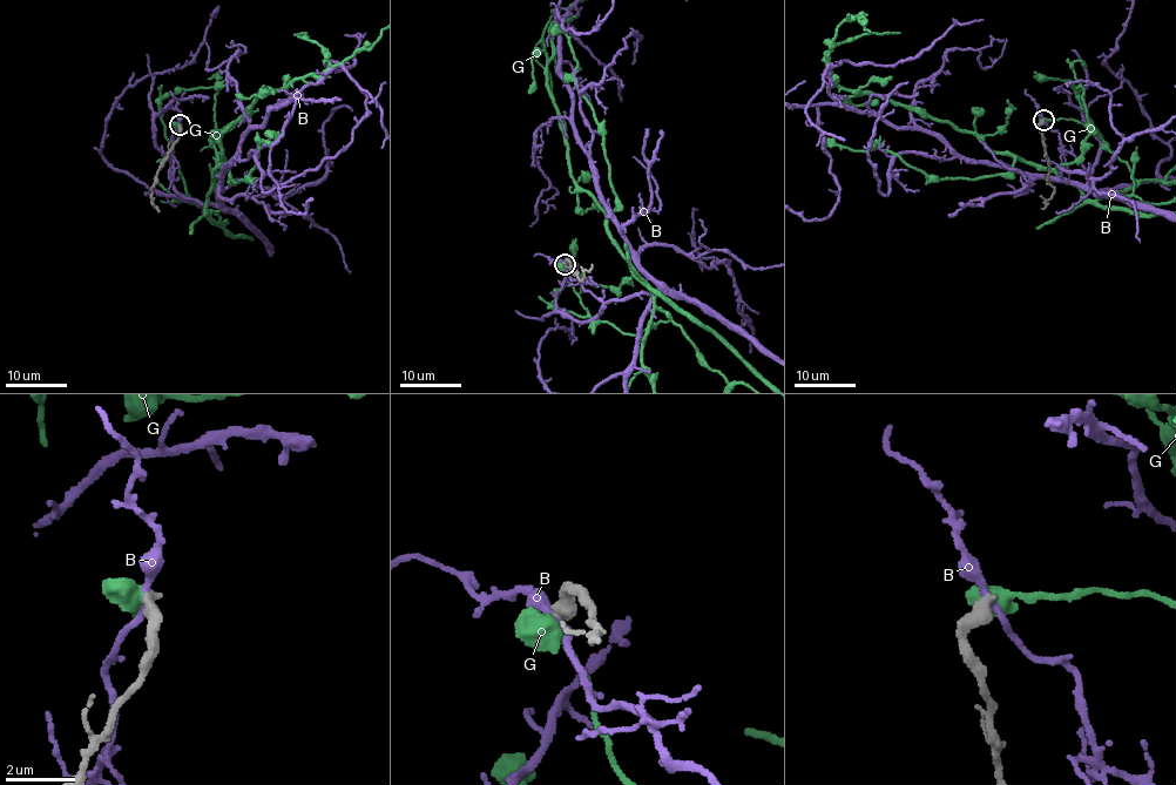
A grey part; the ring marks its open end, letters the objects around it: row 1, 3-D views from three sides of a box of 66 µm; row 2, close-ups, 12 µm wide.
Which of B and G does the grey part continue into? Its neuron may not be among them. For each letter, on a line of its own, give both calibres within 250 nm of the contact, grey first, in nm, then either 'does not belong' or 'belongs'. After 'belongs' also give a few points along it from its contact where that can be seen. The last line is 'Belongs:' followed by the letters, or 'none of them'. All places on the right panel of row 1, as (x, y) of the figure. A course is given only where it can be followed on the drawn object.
B: calibres 420 and 240 nm; does not belong
G: calibres 420 and 750 nm; does not belong
Belongs: none of them

